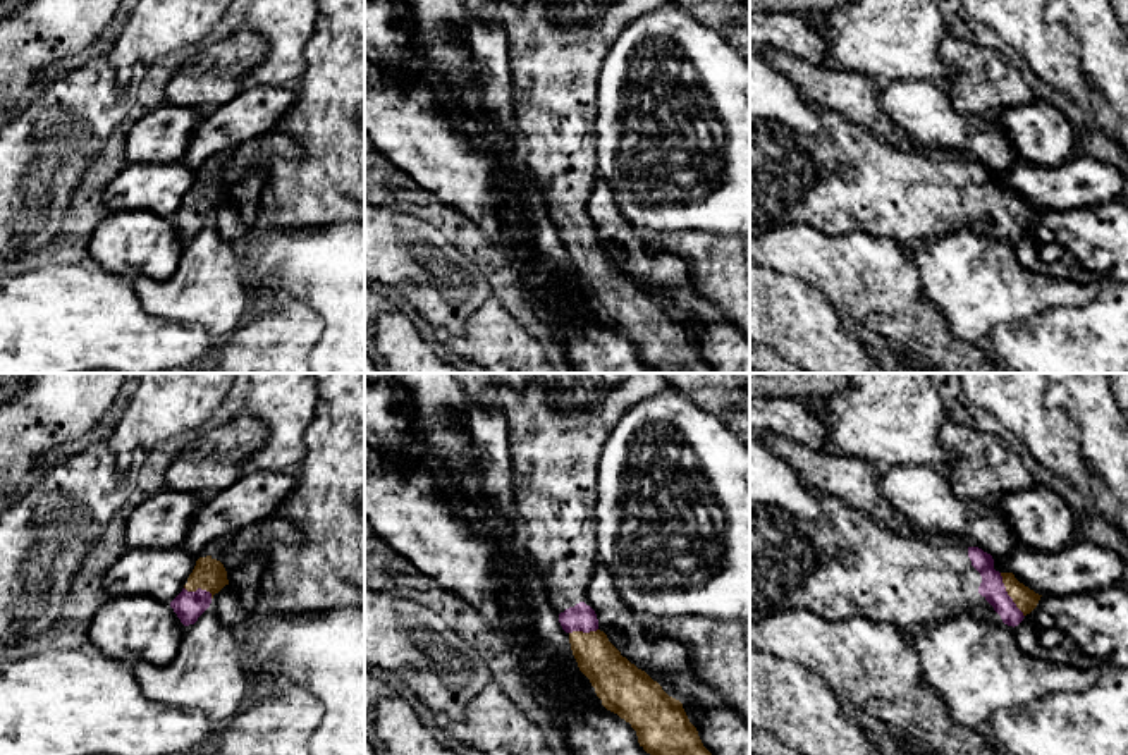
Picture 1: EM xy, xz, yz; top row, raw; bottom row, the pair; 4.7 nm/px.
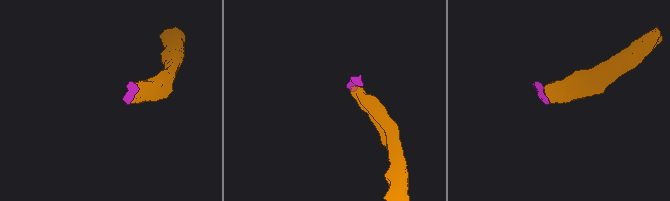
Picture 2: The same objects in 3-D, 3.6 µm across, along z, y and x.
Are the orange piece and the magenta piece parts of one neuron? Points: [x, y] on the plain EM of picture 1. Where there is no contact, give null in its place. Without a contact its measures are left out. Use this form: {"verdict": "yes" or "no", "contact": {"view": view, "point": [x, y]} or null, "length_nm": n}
{"verdict": "yes", "contact": {"view": "yz", "point": [1008, 208]}, "length_nm": 240}

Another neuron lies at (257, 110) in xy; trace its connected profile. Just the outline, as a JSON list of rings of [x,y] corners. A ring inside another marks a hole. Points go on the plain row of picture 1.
[[[244,88],[225,105],[201,115],[182,163],[198,174],[210,170],[227,150],[277,129],[294,101],[296,88]]]

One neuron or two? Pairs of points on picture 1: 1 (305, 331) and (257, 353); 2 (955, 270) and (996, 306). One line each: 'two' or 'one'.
1: one
2: one

